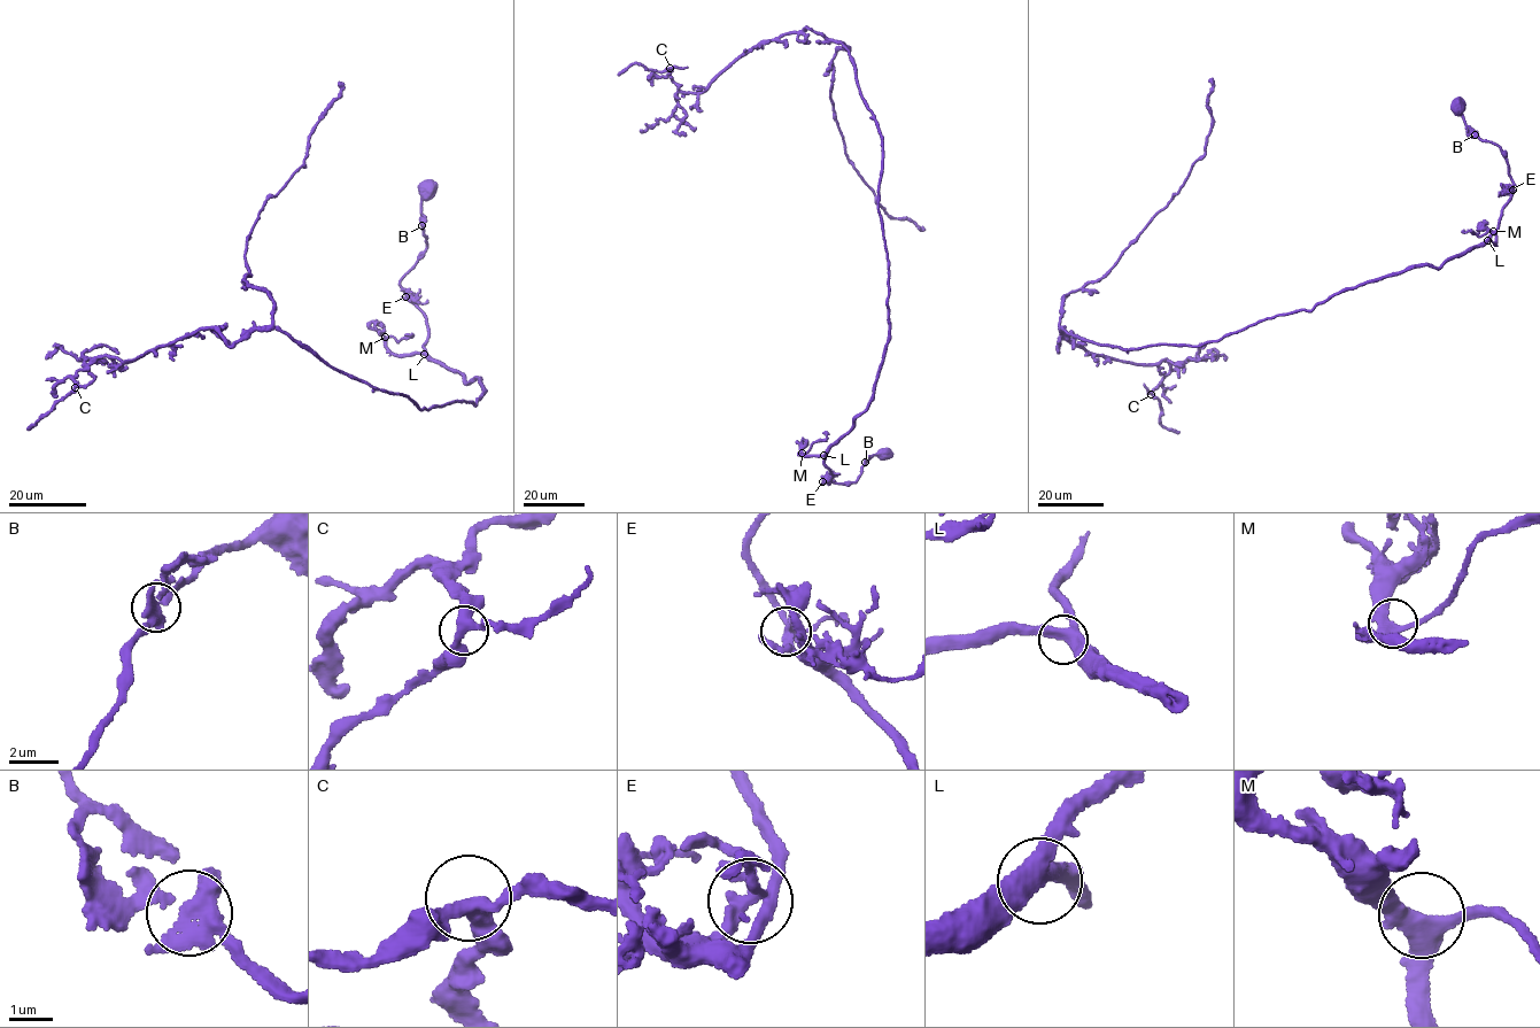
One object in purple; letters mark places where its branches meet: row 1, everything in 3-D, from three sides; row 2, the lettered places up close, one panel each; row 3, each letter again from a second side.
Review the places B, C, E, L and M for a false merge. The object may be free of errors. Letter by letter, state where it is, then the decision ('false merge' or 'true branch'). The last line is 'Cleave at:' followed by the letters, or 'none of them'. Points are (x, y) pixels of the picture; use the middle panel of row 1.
B: at (865, 462); true branch
C: at (670, 68); true branch
E: at (822, 481); true branch
L: at (823, 455); true branch
M: at (802, 453); true branch
Cleave at: none of them

